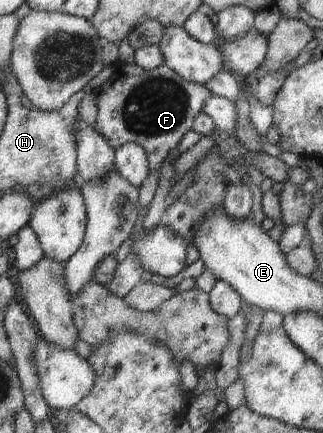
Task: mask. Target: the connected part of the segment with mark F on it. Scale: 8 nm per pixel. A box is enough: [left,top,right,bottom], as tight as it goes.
[93,63,212,173]

